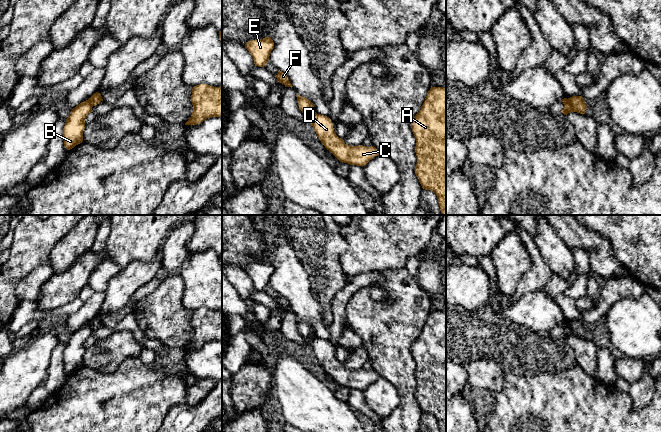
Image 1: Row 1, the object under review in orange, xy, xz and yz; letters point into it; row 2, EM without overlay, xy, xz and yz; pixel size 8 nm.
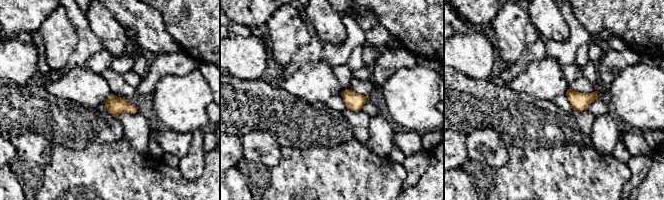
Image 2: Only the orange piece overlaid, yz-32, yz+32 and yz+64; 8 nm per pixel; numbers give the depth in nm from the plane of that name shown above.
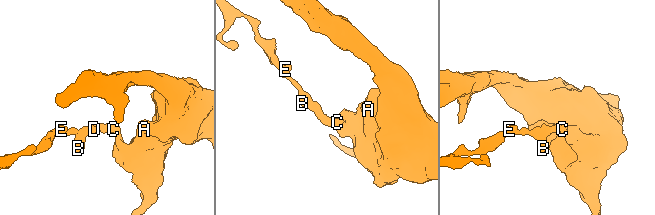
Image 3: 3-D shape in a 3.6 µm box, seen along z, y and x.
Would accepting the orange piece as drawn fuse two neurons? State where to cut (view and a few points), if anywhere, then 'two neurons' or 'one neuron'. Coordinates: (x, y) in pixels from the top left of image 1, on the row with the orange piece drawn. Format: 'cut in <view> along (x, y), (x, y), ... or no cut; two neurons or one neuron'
cut in yz along (567, 99), (576, 111); two neurons

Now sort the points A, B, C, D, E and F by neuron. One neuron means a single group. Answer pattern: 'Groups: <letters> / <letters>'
Groups: A C D / B E F

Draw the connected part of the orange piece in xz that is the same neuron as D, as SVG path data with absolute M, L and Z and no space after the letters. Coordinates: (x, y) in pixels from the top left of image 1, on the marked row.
M316 113L310 122L321 143L340 162L363 167L379 154L379 151L374 146L347 145L343 139L336 135L333 123L327 116Z

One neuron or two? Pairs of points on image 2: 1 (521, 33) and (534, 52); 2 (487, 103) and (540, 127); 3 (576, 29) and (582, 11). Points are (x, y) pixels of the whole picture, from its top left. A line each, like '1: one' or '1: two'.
1: two
2: one
3: two

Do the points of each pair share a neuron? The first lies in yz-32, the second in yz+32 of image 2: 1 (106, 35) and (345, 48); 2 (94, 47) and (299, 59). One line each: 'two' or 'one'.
1: two
2: one

